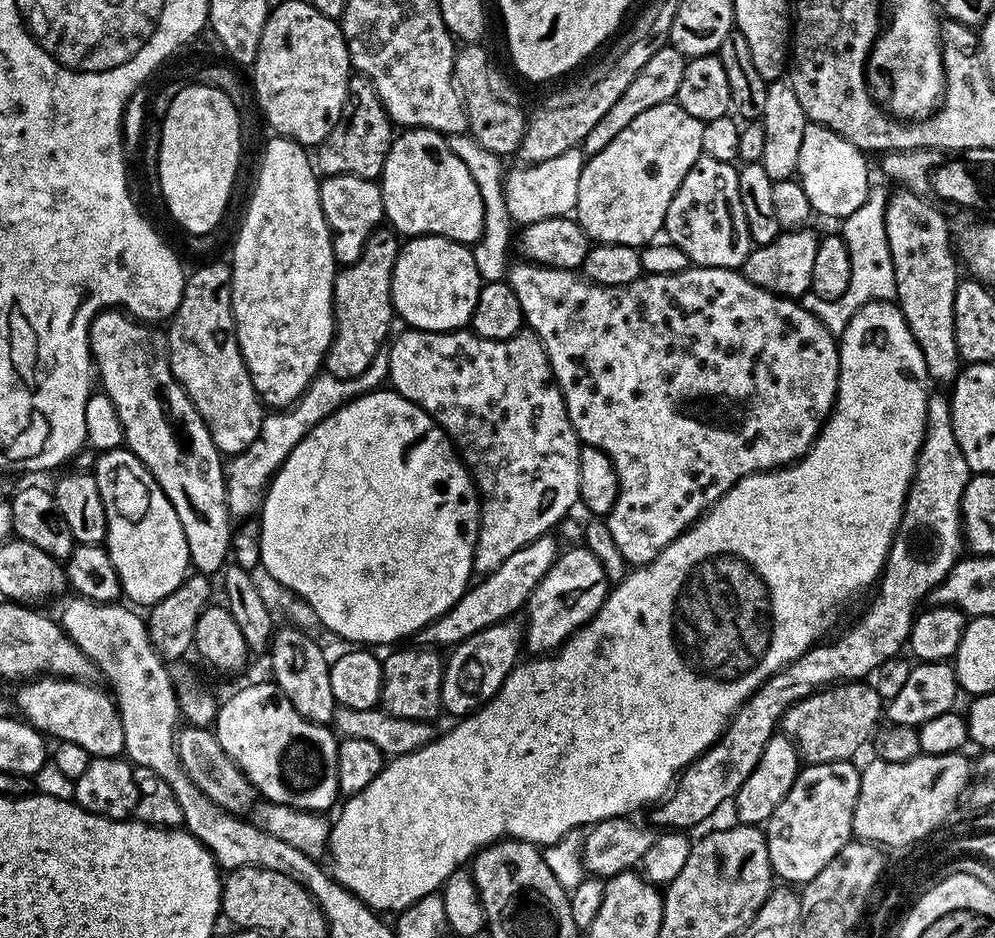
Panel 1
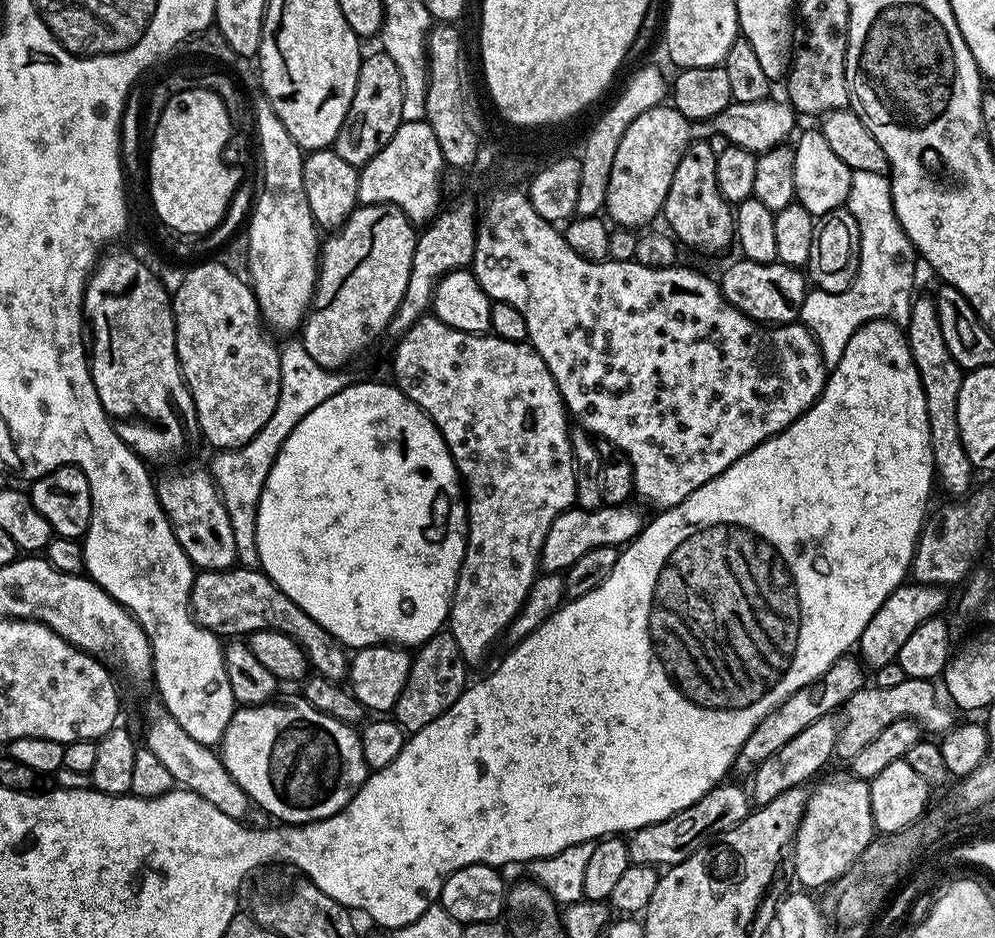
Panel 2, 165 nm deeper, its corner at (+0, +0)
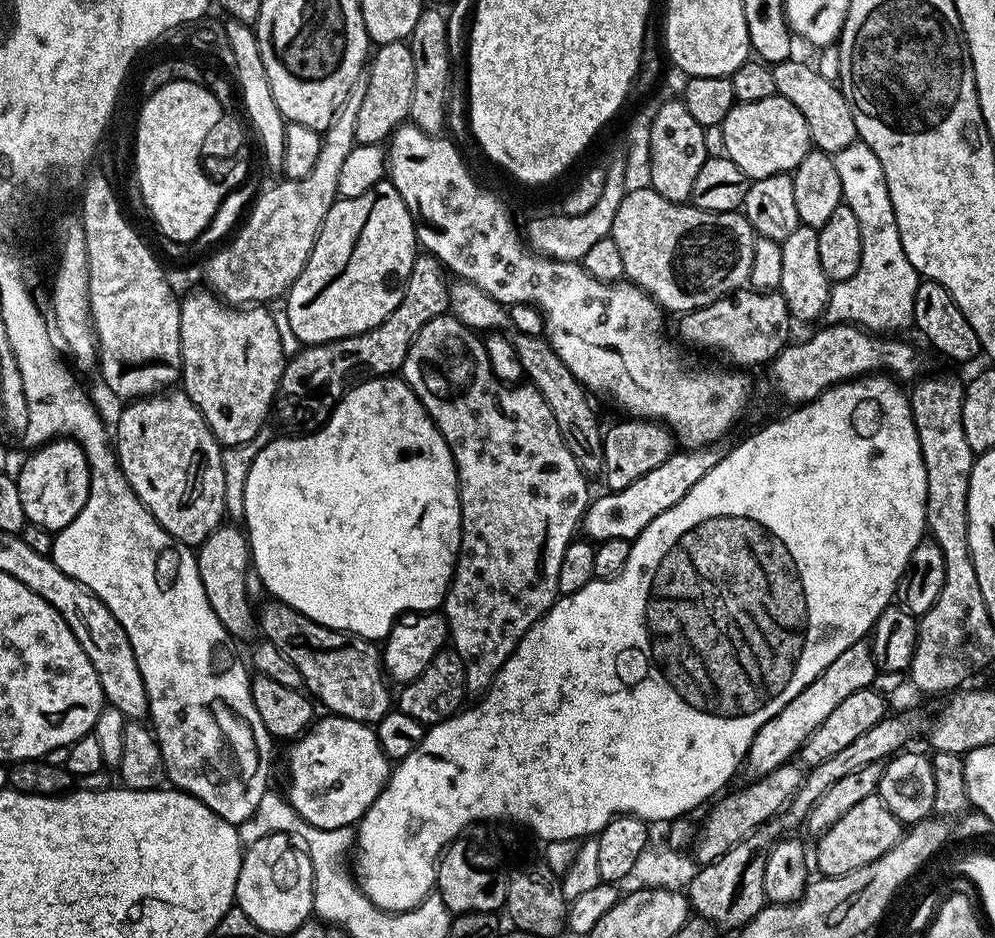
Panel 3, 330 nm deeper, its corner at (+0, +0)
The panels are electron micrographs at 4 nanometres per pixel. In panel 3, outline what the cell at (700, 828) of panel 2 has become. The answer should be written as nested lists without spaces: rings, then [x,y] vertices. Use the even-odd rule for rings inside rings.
[[[789,762],[778,766],[778,770],[770,770],[770,774],[753,779],[751,781],[753,784],[748,784],[745,788],[738,789],[737,792],[729,791],[721,795],[707,809],[709,810],[708,817],[705,818],[701,828],[699,825],[695,833],[695,863],[700,866],[714,864],[719,856],[727,854],[735,844],[745,840],[769,820],[777,819],[780,813],[791,804],[794,794],[802,786],[805,775],[805,769],[799,763]]]

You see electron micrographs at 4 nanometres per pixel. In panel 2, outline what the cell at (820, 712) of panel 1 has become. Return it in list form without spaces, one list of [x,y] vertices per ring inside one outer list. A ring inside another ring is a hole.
[[[905,678],[902,682],[898,682],[898,686],[886,686],[885,688],[865,686],[860,688],[858,694],[851,696],[847,702],[846,713],[848,712],[848,717],[845,718],[844,724],[842,720],[839,725],[836,734],[835,755],[841,756],[844,762],[851,762],[854,754],[858,754],[858,750],[862,750],[868,743],[874,742],[874,738],[878,738],[878,734],[882,734],[882,730],[886,730],[886,726],[890,726],[890,722],[898,722],[899,720],[918,721],[921,729],[928,734],[947,732],[954,723],[953,709],[944,700],[945,705],[936,697],[936,692],[932,687],[934,684],[931,680]]]

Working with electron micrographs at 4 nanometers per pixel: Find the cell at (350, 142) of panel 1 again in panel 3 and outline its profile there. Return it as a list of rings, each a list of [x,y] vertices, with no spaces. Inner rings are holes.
[[[402,40],[379,45],[371,53],[366,75],[368,78],[366,94],[362,98],[362,106],[358,109],[358,122],[354,129],[356,143],[383,145],[391,137],[392,133],[409,119],[410,98],[414,98],[414,54],[411,47]]]

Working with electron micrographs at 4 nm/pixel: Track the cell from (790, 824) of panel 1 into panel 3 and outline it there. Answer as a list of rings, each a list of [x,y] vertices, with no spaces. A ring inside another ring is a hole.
[[[879,795],[862,798],[858,806],[850,806],[838,822],[834,822],[826,831],[819,833],[814,852],[814,864],[821,868],[824,876],[841,876],[853,872],[855,868],[874,862],[886,854],[900,841],[902,825],[890,814],[890,810],[881,802]]]

